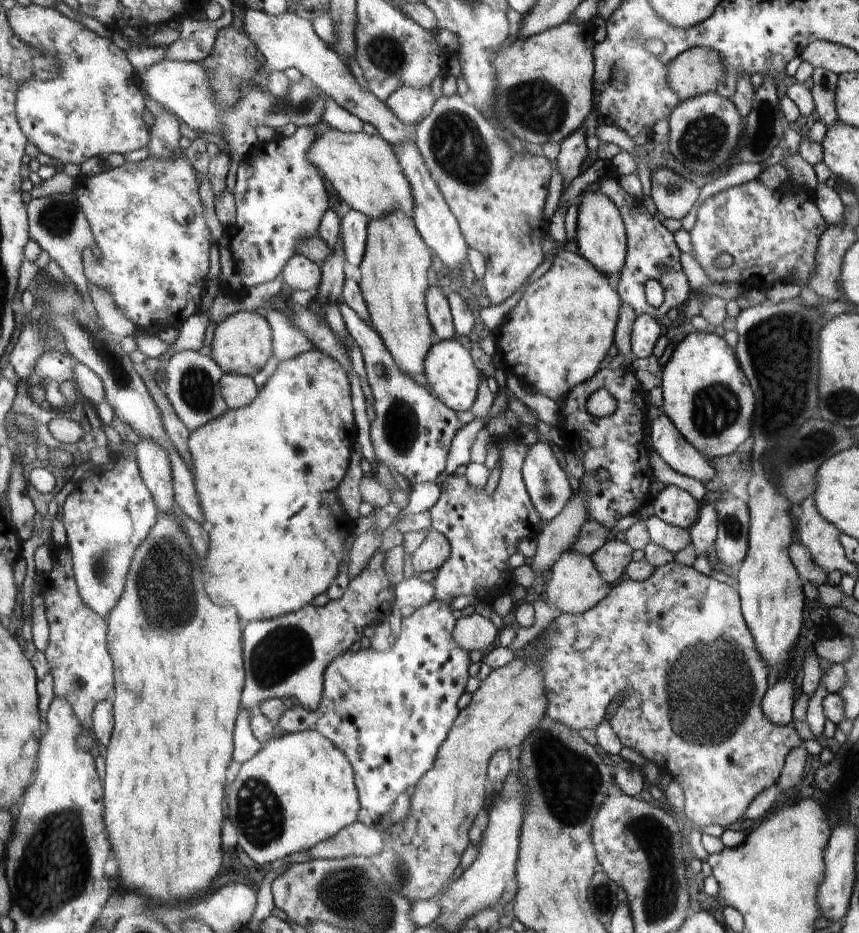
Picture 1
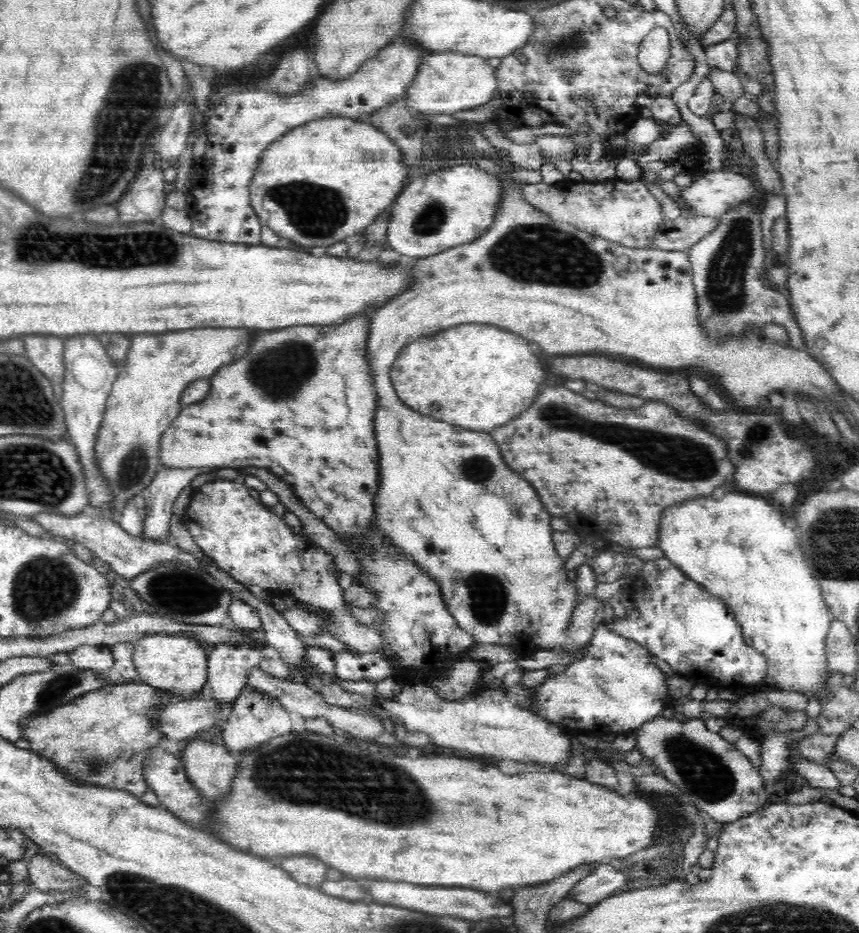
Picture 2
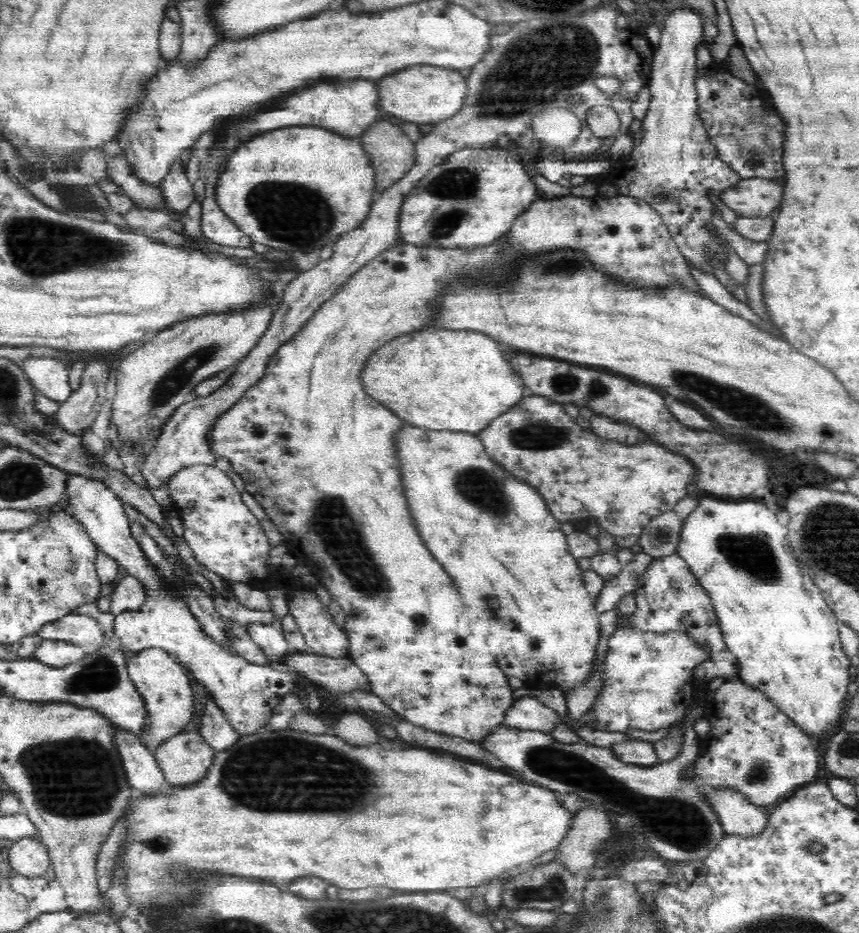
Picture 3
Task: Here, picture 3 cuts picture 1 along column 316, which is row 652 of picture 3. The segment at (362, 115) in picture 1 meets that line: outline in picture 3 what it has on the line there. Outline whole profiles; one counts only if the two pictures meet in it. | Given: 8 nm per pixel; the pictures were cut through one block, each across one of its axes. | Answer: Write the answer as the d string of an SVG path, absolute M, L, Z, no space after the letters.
M44 639L35 650L34 659L48 665L63 667L78 662L89 651L76 643Z

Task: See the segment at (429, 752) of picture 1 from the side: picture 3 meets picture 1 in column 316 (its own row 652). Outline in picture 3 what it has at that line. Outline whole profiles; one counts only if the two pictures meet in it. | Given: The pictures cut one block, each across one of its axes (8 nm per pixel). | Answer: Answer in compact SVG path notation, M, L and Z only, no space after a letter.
M676 554L654 559L648 570L638 580L634 590L636 610L629 616L619 615L618 628L629 622L629 628L640 631L667 633L668 631L682 631L691 638L703 642L708 646L711 655L696 670L694 675L700 680L711 681L713 678L729 678L738 675L740 665L734 653L730 653L724 642L723 634L718 626L711 598L706 589L699 586L699 580L688 569L687 563Z

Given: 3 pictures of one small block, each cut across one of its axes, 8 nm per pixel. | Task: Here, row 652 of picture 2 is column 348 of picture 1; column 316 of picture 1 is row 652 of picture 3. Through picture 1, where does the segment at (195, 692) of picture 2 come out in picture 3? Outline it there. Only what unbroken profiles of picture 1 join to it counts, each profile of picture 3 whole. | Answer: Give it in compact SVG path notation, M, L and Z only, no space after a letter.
M147 648L144 652L135 653L127 660L127 671L132 684L140 693L141 700L144 700L145 722L139 732L139 738L146 747L153 750L154 746L180 733L190 722L194 712L194 696L190 681L178 660L157 648Z

